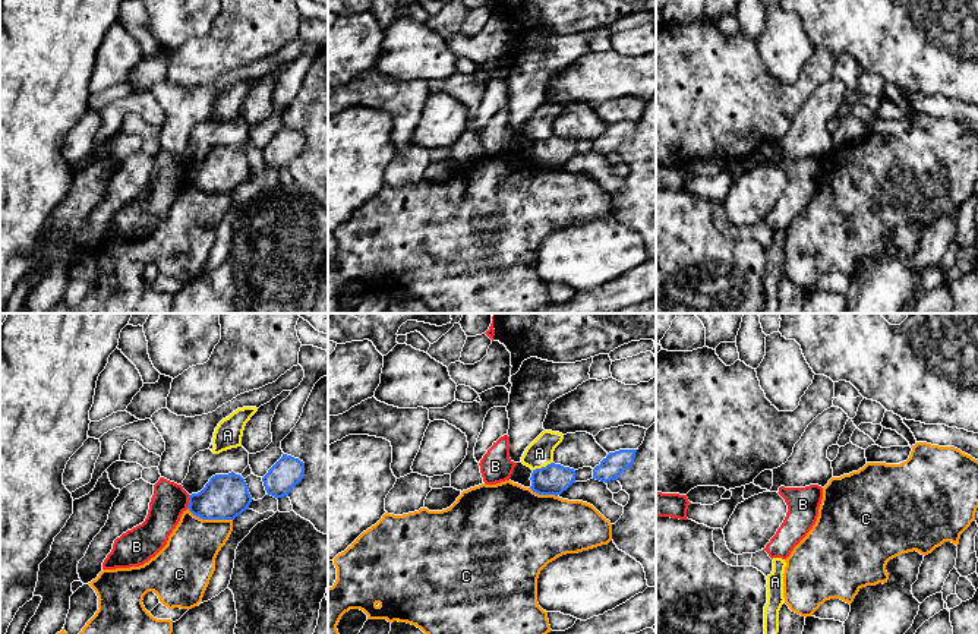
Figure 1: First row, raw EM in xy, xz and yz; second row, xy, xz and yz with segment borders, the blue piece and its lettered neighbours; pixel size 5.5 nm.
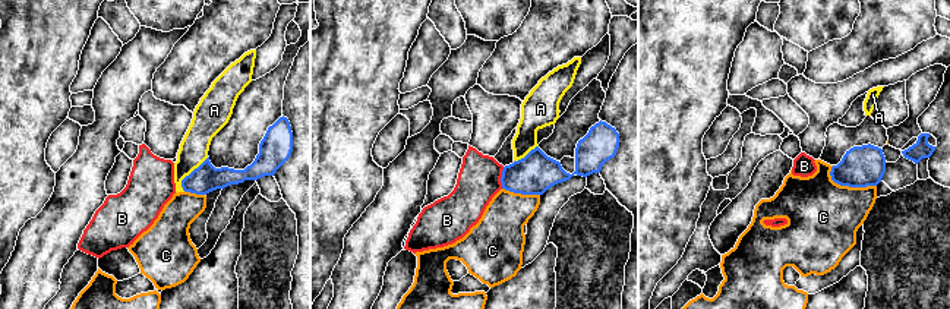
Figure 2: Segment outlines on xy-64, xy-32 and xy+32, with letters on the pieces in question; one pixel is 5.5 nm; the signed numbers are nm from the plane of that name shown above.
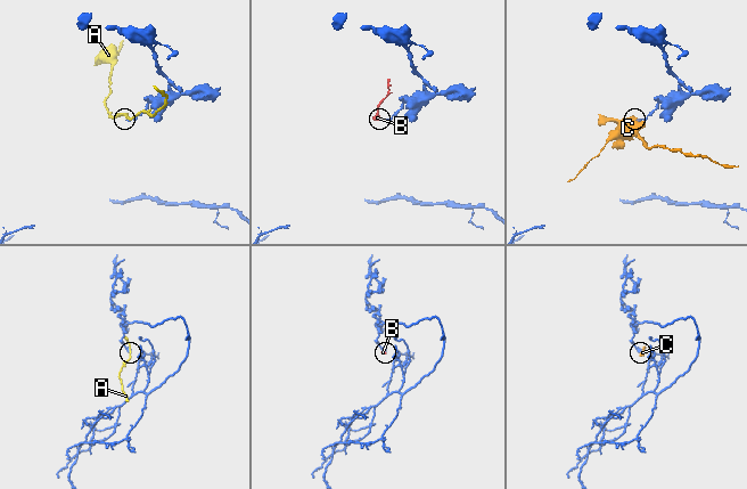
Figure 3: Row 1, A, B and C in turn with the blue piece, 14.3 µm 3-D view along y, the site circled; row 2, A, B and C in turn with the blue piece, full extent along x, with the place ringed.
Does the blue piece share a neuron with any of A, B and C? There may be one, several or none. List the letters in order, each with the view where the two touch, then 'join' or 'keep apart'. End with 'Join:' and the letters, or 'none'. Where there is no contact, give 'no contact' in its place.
A: contact in xz; keep apart
B: contact in xy; keep apart
C: contact in xy; keep apart
Join: none

